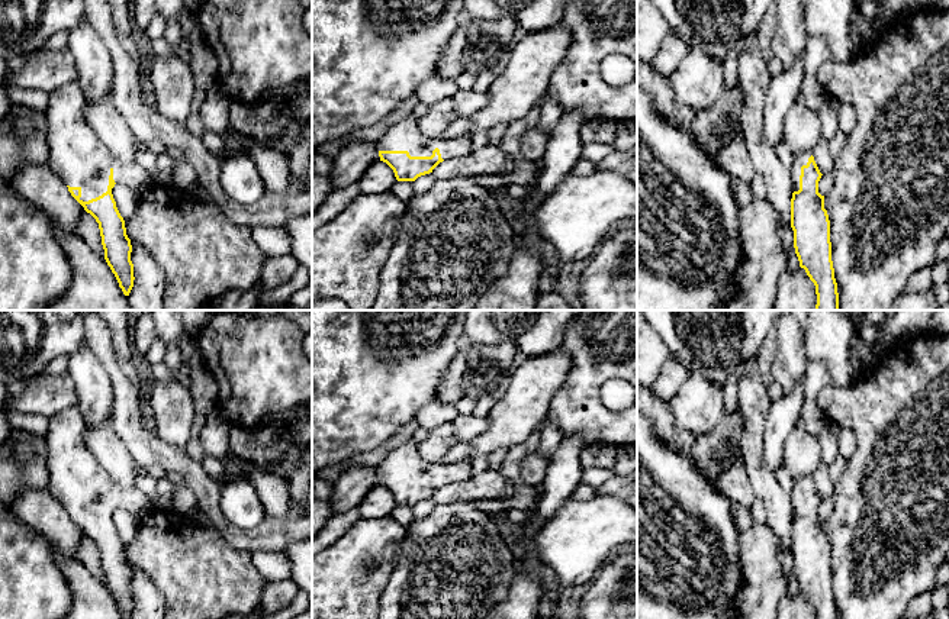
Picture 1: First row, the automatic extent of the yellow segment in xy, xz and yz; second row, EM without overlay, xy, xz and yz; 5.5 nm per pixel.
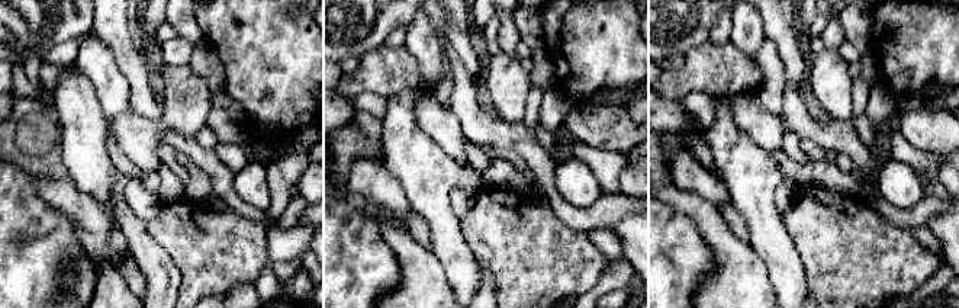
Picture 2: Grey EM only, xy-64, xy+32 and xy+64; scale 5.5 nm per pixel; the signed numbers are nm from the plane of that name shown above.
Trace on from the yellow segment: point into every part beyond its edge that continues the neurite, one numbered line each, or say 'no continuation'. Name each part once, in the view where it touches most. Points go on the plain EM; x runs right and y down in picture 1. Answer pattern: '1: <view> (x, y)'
1: xy (76, 479)

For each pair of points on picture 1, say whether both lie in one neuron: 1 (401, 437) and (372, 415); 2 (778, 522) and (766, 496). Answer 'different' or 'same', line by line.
1: different
2: same

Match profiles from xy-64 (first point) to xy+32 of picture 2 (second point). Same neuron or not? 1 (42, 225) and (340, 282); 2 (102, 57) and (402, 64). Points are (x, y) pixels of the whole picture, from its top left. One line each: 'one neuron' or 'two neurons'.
1: one neuron
2: two neurons

